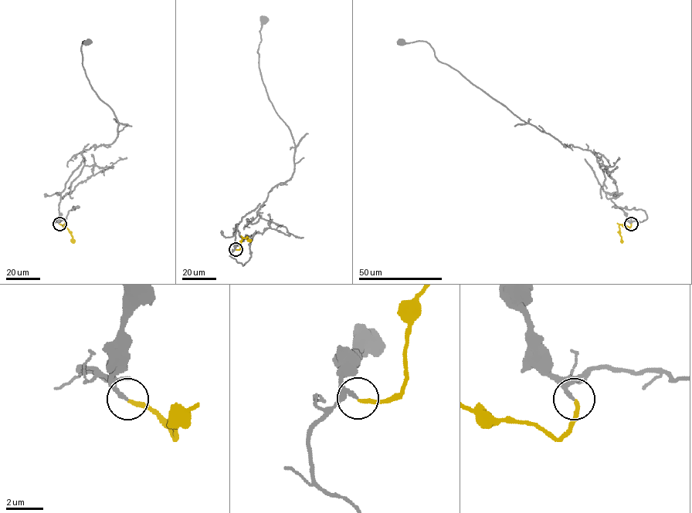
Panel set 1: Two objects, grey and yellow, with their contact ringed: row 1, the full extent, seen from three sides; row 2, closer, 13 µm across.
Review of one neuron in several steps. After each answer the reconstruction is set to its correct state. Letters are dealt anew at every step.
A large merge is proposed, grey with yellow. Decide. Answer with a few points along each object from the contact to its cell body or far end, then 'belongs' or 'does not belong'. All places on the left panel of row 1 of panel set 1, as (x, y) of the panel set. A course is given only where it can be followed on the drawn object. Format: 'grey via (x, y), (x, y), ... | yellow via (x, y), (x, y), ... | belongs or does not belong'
grey via (59, 224), (60, 199), (93, 174), (82, 153), (118, 133), (86, 76), (86, 42) | yellow via (59, 224), (63, 227), (66, 225), (74, 243) | belongs

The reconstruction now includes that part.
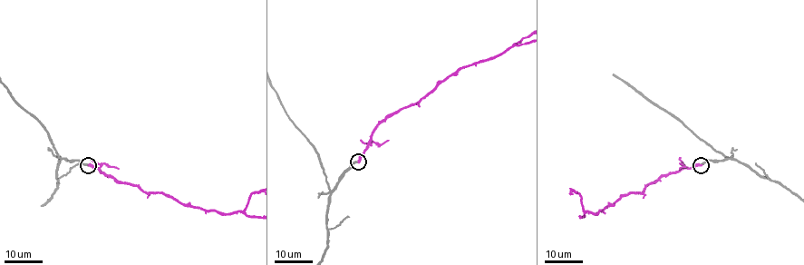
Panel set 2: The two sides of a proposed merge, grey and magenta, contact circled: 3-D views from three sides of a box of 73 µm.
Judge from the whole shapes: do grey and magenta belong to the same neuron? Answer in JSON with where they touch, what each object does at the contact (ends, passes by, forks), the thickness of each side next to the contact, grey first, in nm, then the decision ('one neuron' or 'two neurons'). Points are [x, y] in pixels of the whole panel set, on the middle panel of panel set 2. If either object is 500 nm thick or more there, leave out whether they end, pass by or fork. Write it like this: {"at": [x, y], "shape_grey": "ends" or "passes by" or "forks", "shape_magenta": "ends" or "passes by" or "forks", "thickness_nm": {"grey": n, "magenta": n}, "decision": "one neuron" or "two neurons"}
{"at": [358, 161], "shape_grey": "ends", "shape_magenta": "ends", "thickness_nm": {"grey": 280, "magenta": 200}, "decision": "one neuron"}

